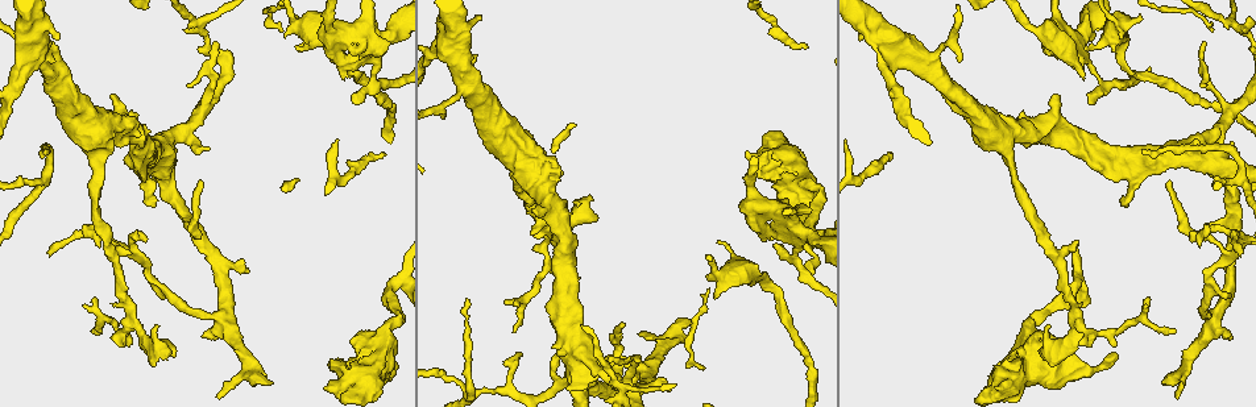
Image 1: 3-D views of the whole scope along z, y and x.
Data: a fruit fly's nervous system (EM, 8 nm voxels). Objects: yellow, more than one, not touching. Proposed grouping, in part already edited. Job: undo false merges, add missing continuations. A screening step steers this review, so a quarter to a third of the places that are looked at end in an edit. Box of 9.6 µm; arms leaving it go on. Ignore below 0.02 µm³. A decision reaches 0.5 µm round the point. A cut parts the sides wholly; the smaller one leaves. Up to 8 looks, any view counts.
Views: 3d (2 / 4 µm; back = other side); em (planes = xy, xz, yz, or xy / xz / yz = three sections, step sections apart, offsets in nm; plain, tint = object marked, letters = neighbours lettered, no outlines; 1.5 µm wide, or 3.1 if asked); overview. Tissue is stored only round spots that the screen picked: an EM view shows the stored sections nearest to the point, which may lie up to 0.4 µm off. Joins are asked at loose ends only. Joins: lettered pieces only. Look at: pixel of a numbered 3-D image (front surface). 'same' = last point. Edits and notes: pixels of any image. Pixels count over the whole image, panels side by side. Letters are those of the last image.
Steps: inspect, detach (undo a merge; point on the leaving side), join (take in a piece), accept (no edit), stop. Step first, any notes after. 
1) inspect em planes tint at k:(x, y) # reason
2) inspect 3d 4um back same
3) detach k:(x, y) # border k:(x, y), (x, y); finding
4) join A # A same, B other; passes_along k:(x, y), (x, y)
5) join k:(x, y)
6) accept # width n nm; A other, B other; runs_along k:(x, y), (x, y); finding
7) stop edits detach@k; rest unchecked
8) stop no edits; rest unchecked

inspect 3d 4um at 1:(804, 185) # sudden change in width

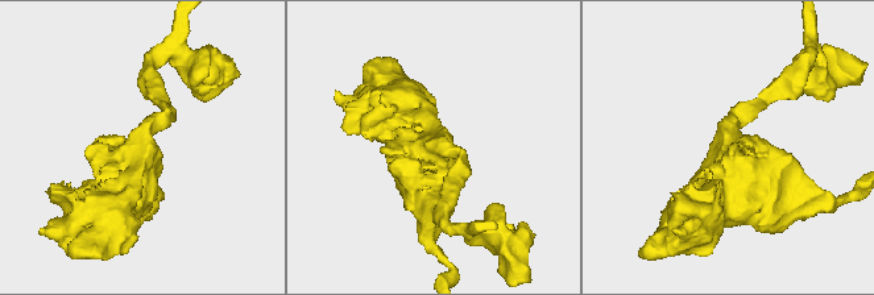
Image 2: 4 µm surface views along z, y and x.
inspect em xz step 4 letters at 2:(138, 153) # now the EM

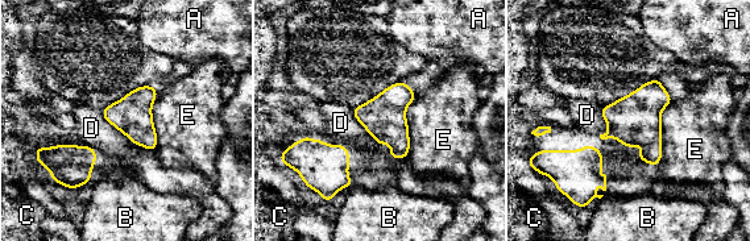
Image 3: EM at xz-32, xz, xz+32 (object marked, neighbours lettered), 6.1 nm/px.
accept # A other, B other, C other, D other, E other; one neuron here

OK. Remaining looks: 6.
inspect em yz step 8 letters at 1:(1116, 354) # branch stops here

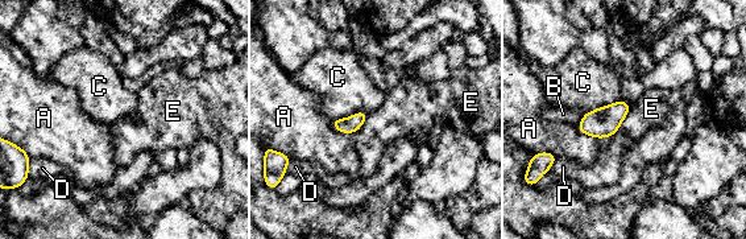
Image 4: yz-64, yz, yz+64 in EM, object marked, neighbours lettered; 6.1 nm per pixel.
accept # A other, B other, C other, D other, E other; border 4:(630, 103), (620, 128), (600, 140); no lettered piece goes on from it

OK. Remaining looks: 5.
inspect 3d 4um at 1:(207, 147) # free end

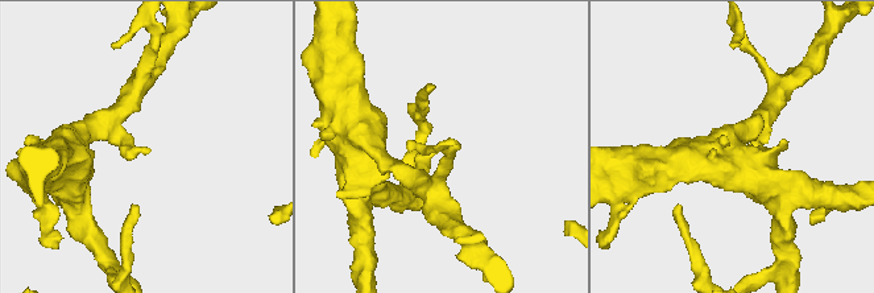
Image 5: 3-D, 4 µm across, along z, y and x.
inspect em yz step 8 letters at 5:(146, 147) # now the EM

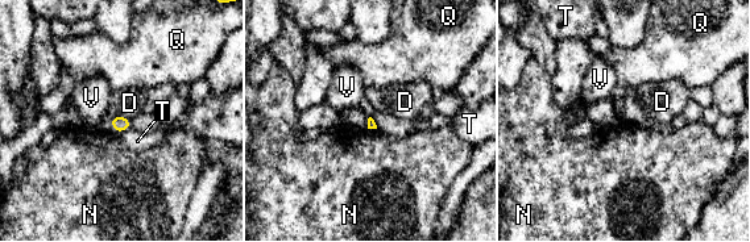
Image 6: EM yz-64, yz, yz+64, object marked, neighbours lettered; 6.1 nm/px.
inspect em planes letters same

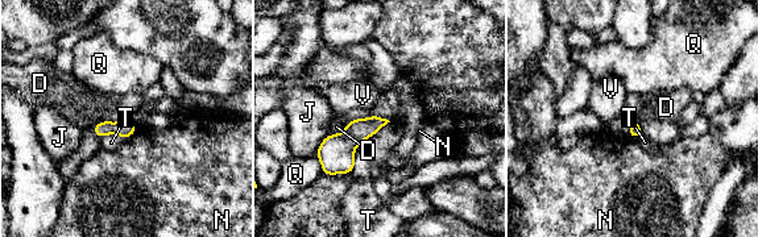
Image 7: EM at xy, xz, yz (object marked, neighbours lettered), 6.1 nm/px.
accept # longest_contact D 200 nm; D other, J other, N other, Q other, T other, V other; border 7:(123, 119), (98, 121), (92, 125); none of them fits

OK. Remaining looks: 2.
stop no edits; rest unchecked

